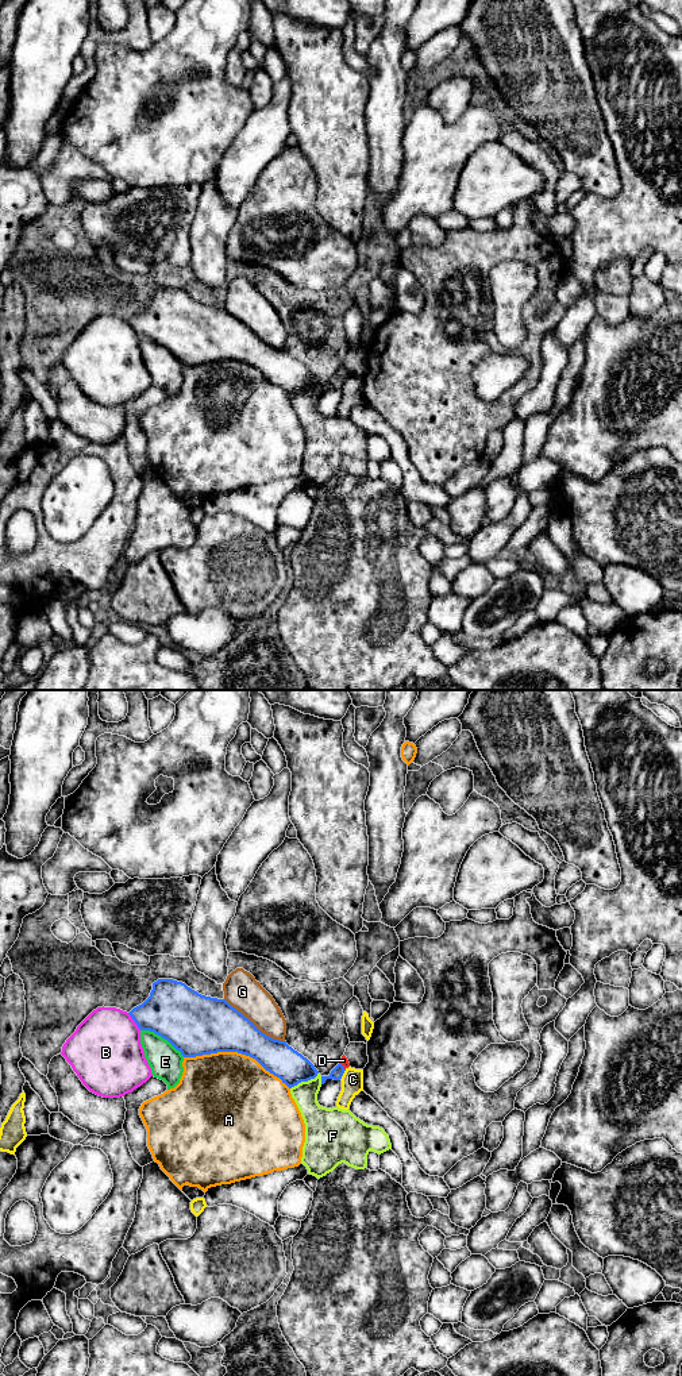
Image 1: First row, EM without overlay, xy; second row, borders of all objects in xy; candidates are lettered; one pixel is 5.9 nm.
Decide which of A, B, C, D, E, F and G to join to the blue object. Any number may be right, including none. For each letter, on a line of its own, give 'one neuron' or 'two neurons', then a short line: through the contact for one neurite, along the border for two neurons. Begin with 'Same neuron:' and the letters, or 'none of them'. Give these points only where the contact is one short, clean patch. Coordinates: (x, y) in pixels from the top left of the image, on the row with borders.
Same neuron: D
A: two neurons
B: two neurons
C: two neurons
D: one neuron; line xy (336, 1074), (343, 1067), (343, 1060)
E: two neurons
F: two neurons
G: two neurons

